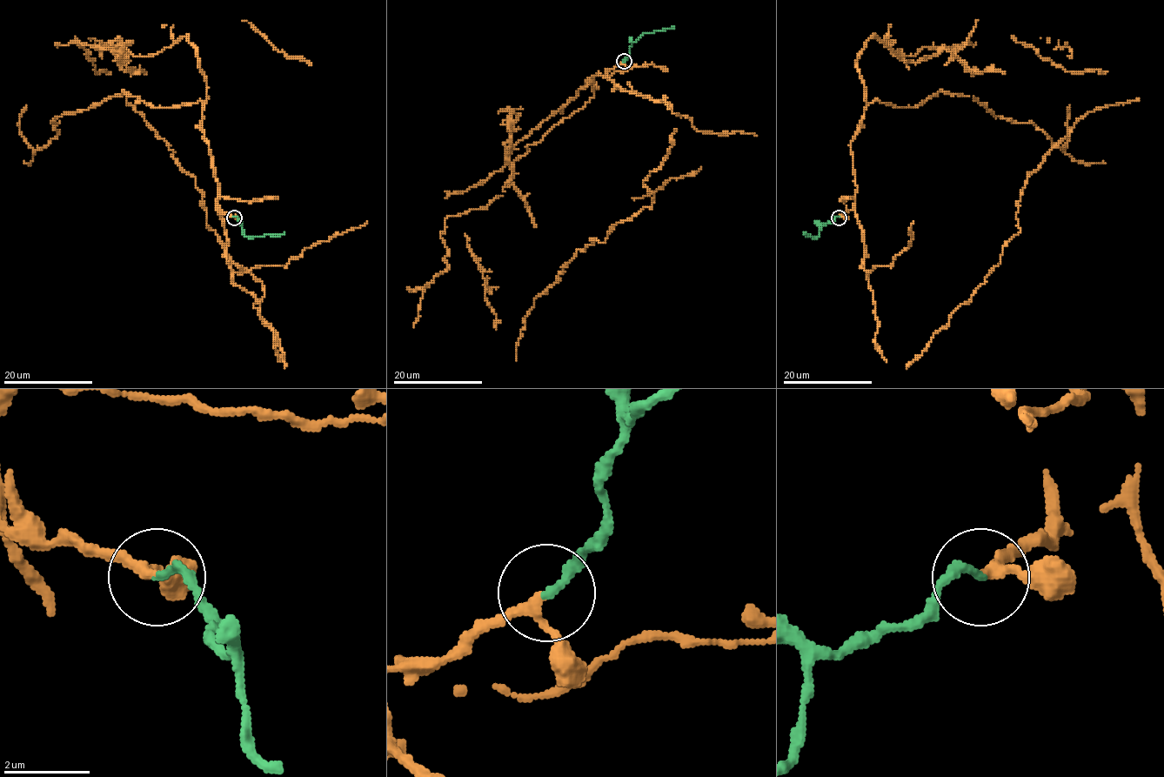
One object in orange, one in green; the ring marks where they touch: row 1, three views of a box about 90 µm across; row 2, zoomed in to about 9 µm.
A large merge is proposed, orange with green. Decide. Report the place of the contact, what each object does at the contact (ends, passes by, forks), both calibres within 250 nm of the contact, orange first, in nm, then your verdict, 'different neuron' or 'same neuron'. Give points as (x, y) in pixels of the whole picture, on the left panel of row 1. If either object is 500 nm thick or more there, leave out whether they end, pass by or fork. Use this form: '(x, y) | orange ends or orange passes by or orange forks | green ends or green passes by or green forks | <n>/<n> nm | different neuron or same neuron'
(234, 217) | orange passes by | green ends | 200/190 nm | same neuron

